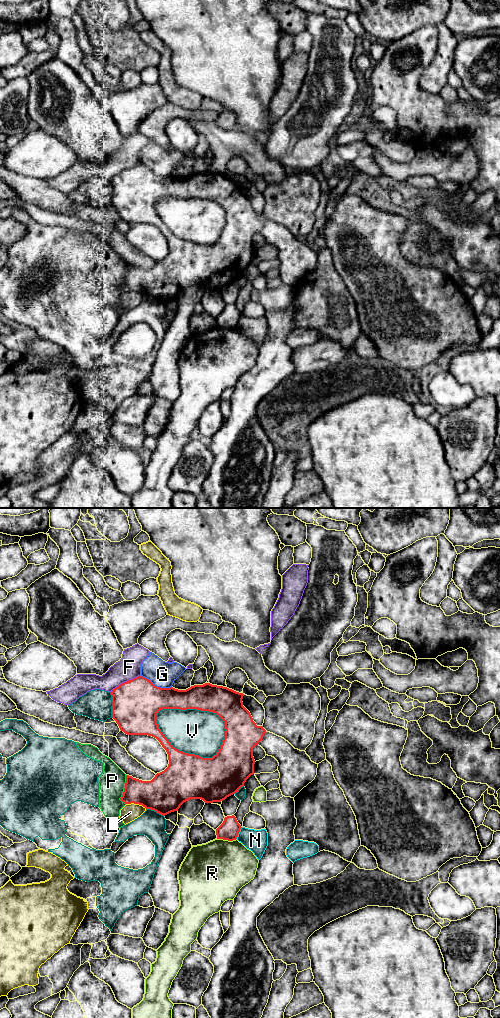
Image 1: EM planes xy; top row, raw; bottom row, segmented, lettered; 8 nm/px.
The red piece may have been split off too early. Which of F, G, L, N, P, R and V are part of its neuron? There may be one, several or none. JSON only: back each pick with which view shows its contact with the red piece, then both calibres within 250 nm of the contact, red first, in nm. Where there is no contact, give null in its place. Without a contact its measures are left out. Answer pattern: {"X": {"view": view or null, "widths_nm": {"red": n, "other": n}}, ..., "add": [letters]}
{"add": []}

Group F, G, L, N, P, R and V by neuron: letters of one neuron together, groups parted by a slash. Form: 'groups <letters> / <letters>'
groups F / G / L / N / P / R / V

